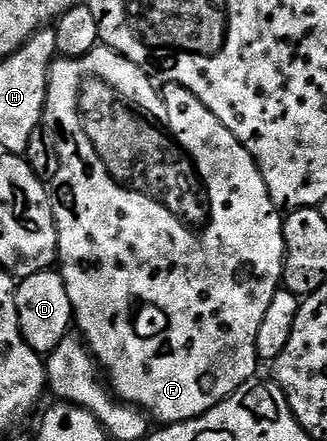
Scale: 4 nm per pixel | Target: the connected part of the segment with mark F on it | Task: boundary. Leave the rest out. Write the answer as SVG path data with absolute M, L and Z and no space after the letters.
M105 46L93 48L86 56L58 58L51 63L44 124L52 133L54 142L58 145L58 153L60 154L60 170L56 170L52 181L50 205L54 208L54 220L58 223L58 260L60 261L60 271L64 278L64 286L68 290L68 298L72 302L72 310L74 311L73 323L76 325L81 339L86 347L89 348L95 360L98 361L99 369L104 370L105 375L108 377L109 387L114 395L118 399L123 400L125 404L133 404L135 408L142 409L143 412L153 417L155 421L162 420L158 422L161 422L163 425L183 424L185 420L194 420L198 416L203 416L208 410L212 410L220 402L227 400L237 388L251 383L255 379L256 373L254 371L260 367L258 351L256 350L256 334L260 331L260 322L264 322L264 313L267 312L269 304L272 303L272 298L278 293L278 289L282 284L282 267L286 261L286 242L284 240L284 230L282 229L284 216L280 209L272 202L272 198L268 194L268 186L264 182L264 178L260 174L252 154L248 154L248 150L238 141L236 134L232 134L232 130L228 130L228 126L224 126L224 122L220 122L220 118L216 118L216 114L212 114L212 110L208 110L208 106L204 106L204 102L200 102L200 98L196 98L191 92L175 84L167 84L163 88L159 87L143 68L128 62L128 58L124 58L120 53L113 52Z

